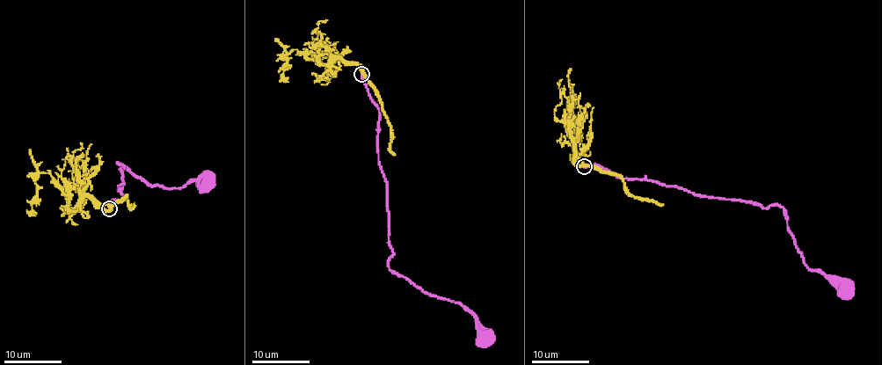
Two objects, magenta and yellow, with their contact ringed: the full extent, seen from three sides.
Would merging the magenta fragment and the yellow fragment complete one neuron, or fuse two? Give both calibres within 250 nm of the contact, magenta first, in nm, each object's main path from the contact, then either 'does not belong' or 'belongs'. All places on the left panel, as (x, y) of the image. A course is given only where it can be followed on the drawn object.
200 nm thick on the magenta side, 280 nm on the other; magenta runs (109, 208), (111, 200), (123, 198), (118, 162), (149, 185), (182, 187), (203, 180); yellow runs (109, 208), (95, 204), (74, 186), (65, 194), (50, 175), (40, 173), (32, 204), (35, 215); belongs

